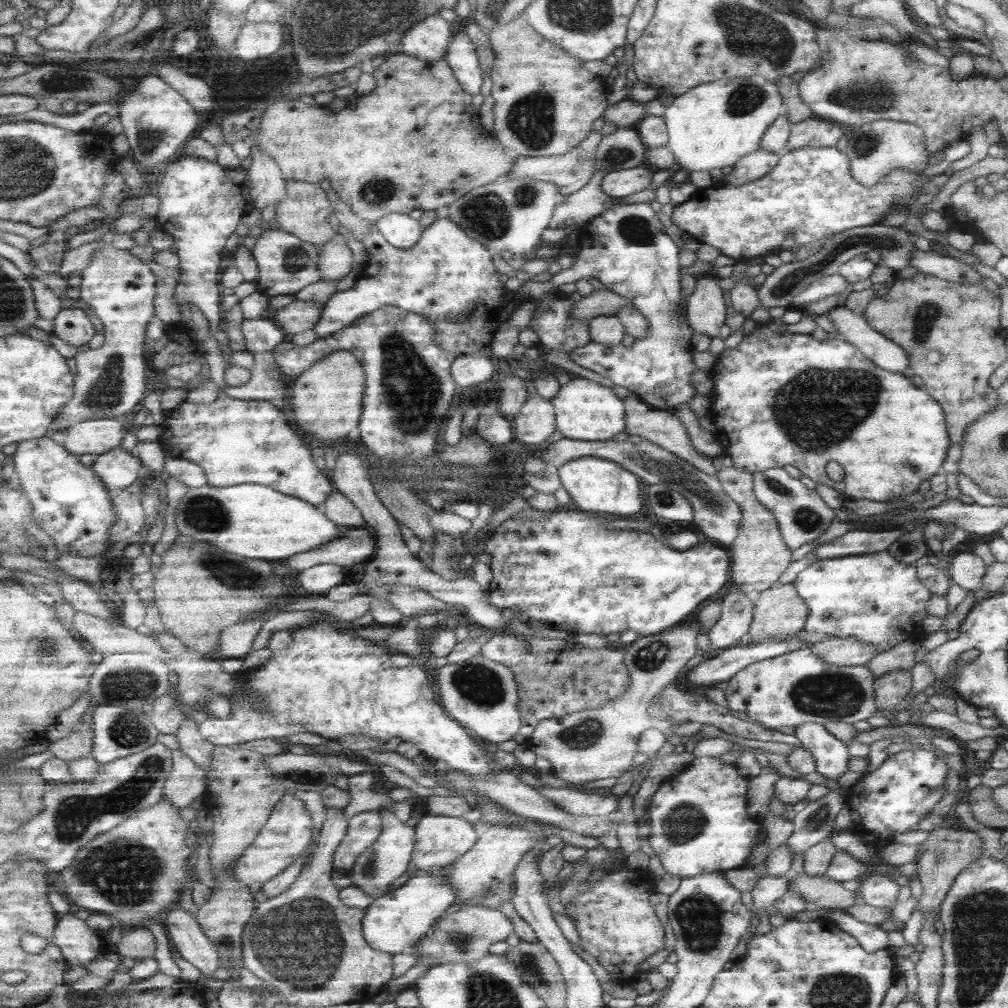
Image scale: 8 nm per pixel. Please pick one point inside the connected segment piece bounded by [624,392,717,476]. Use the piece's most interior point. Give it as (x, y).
(663, 428)

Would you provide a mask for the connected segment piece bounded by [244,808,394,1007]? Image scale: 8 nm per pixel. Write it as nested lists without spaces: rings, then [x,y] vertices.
[[[329,808],[317,851],[305,866],[298,882],[284,894],[261,903],[245,930],[245,964],[248,970],[272,984],[284,1000],[294,1007],[374,1003],[394,978],[394,955],[374,948],[366,938],[364,919],[367,910],[345,903],[340,888],[334,882],[334,872],[338,870],[335,866],[336,851],[348,834],[349,822],[343,808]]]

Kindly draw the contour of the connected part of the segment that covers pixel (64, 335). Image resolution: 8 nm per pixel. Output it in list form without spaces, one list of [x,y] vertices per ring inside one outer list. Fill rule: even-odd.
[[[84,308],[64,309],[54,321],[54,334],[72,346],[86,346],[98,334]]]

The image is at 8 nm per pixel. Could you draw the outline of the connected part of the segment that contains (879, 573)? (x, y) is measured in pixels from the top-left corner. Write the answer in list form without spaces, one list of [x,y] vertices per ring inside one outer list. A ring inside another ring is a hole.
[[[887,551],[866,555],[849,555],[841,558],[817,560],[802,570],[794,580],[794,589],[798,597],[804,600],[809,614],[804,630],[822,632],[838,638],[857,638],[867,642],[880,654],[905,640],[916,642],[926,635],[922,629],[922,620],[926,618],[926,603],[931,593],[916,576],[917,568],[903,564]]]

